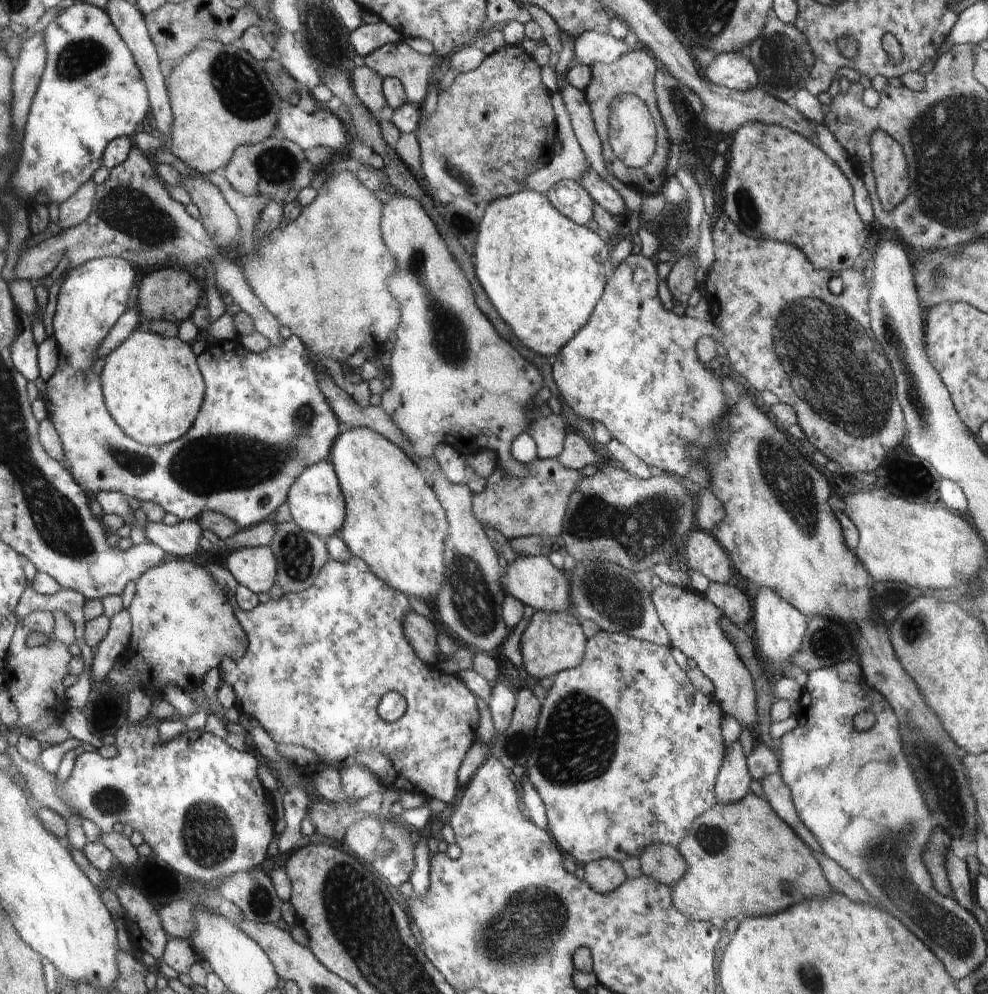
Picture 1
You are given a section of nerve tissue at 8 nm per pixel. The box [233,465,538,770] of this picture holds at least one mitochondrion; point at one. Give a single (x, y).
(471, 601)

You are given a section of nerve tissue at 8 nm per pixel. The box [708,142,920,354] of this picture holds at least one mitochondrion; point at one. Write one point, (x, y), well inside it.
(751, 216)

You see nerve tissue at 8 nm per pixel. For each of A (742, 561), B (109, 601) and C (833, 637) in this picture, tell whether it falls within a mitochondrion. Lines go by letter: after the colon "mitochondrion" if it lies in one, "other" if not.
A: other
B: other
C: mitochondrion

